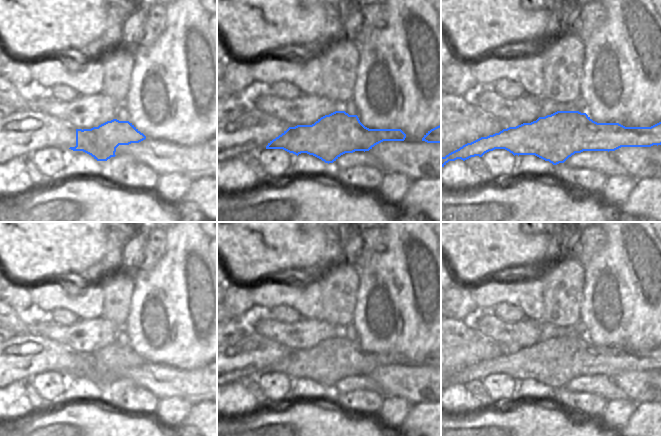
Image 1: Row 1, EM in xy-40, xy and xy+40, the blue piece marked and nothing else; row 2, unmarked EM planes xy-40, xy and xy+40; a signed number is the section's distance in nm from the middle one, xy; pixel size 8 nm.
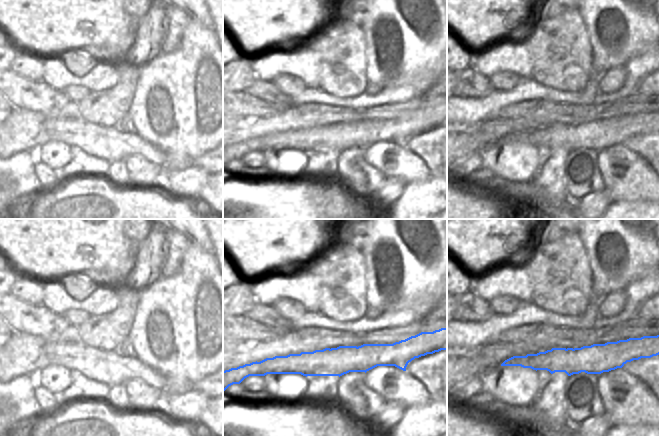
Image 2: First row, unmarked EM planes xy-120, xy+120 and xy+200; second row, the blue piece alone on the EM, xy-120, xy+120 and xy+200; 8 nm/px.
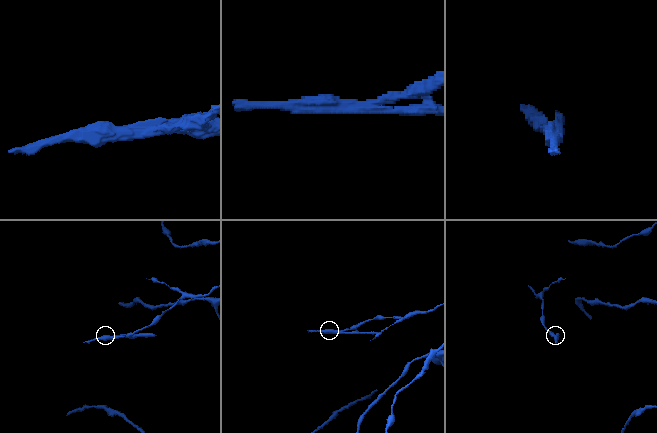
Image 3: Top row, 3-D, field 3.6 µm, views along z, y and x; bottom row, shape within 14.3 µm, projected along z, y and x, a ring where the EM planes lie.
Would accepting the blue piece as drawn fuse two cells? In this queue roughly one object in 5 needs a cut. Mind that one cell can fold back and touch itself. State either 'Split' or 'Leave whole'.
Split

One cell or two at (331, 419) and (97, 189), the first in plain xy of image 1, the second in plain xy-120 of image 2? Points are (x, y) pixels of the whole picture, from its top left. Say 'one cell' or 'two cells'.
one cell

